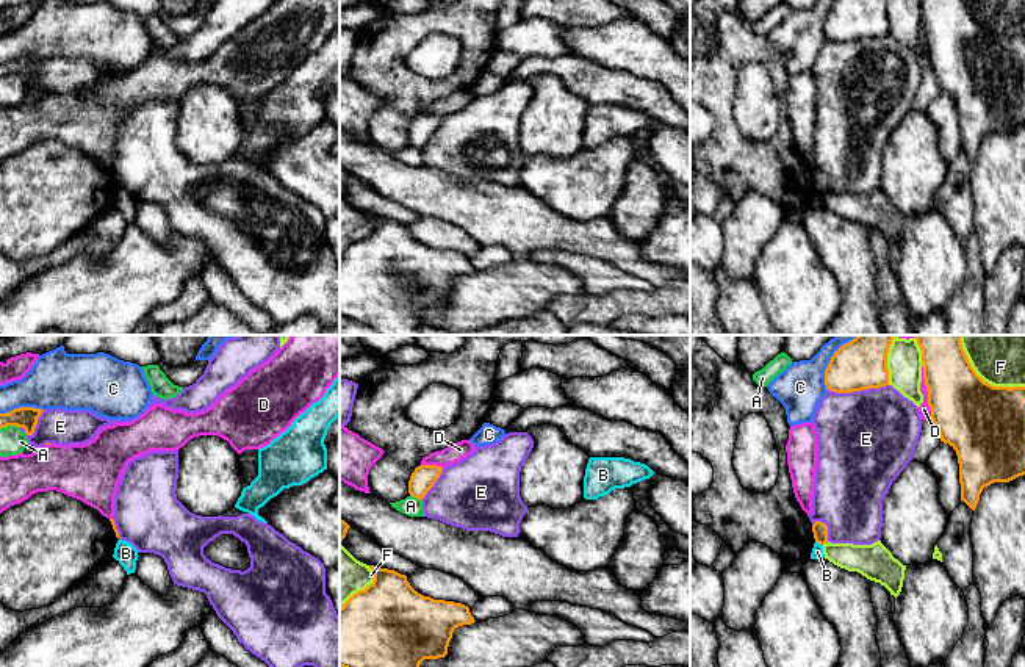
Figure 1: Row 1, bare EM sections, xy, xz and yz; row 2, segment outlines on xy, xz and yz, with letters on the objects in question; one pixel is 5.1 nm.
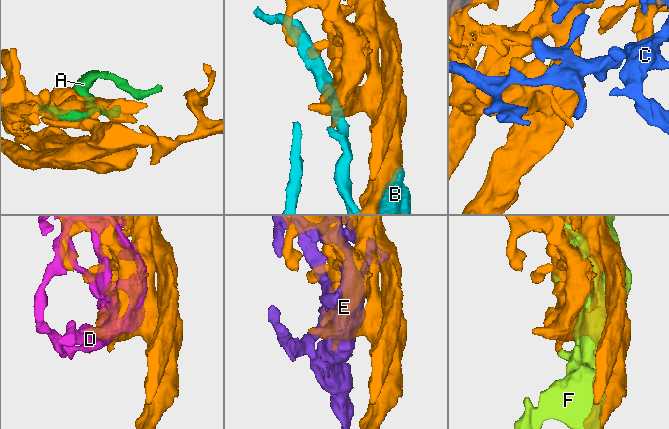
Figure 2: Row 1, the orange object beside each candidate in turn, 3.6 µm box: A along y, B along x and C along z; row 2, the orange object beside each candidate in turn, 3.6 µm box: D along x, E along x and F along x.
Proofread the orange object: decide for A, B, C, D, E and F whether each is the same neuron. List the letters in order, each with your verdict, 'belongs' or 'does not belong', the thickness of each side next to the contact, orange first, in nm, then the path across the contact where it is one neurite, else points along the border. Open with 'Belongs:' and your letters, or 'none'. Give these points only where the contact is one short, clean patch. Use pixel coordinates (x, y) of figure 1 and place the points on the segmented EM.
Belongs: none
A: does not belong; 120 nm thick on the orange side, 100 nm on the other
B: does not belong; 80 nm thick on the orange side, 60 nm on the other; border along yz (816, 540), (822, 545)
C: does not belong; 110 nm thick on the orange side, 280 nm on the other
D: does not belong; 380 nm thick on the orange side, 60 nm on the other
E: does not belong; 260 nm thick on the orange side, 480 nm on the other
F: does not belong; 400 nm thick on the orange side, 340 nm on the other

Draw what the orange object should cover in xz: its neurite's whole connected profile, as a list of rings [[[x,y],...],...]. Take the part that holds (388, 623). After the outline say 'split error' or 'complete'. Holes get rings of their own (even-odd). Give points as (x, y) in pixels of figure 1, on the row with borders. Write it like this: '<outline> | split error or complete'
[[[369,568],[374,581],[340,608],[340,667],[419,667],[424,659],[444,658],[454,629],[476,622],[468,606],[424,597],[410,586],[405,575],[394,570]]] | complete

